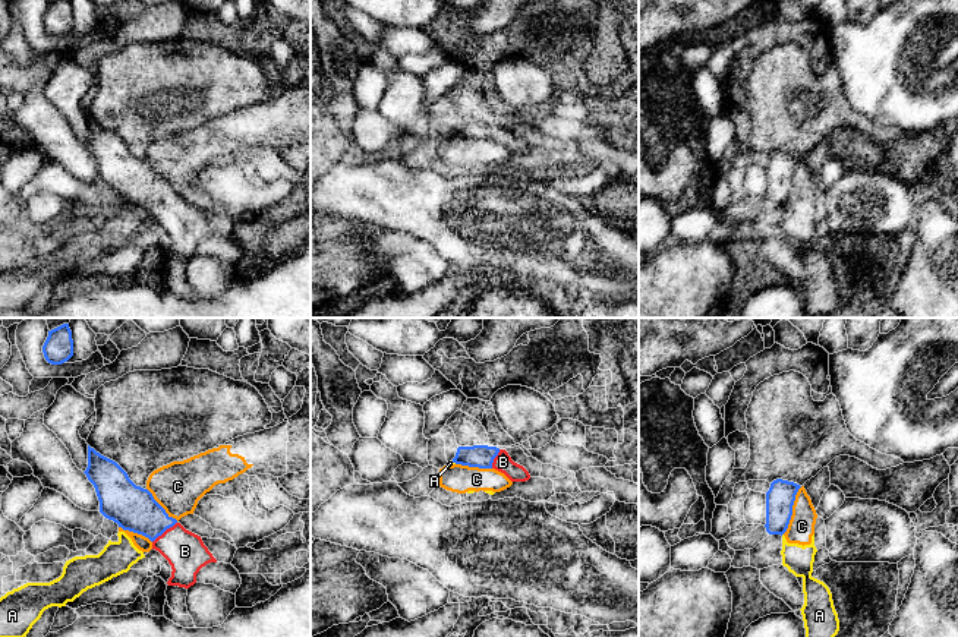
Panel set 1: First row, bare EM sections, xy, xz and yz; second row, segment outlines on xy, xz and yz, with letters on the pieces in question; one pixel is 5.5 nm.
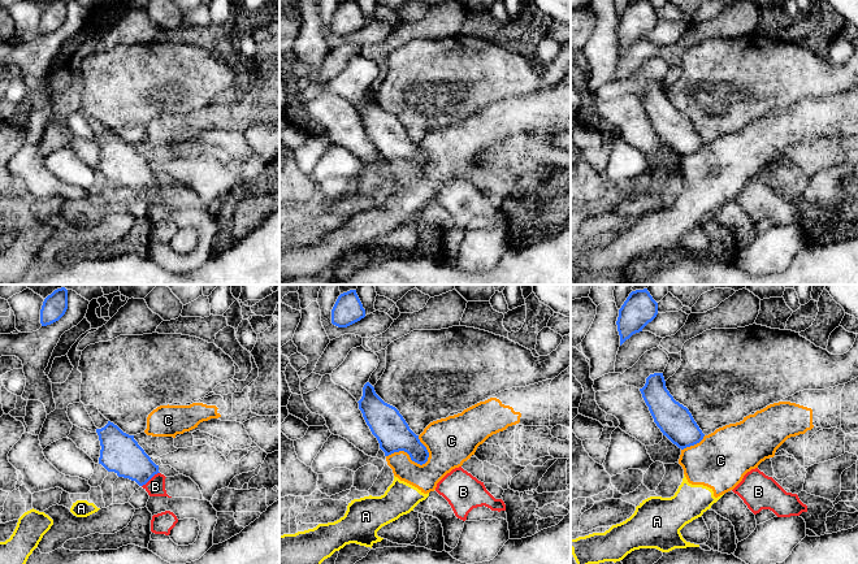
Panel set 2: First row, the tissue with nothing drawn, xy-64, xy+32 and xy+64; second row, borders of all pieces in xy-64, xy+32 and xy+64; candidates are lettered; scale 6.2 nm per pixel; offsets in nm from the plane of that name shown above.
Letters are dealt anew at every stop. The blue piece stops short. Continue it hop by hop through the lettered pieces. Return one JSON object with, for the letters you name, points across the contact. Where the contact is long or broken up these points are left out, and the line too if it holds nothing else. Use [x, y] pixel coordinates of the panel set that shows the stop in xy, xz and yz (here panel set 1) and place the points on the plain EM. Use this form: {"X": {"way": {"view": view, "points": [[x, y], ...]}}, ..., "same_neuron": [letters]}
{"B": {"way": {"view": "xy", "points": [[134, 180], [164, 202], [185, 223]]}}, "same_neuron": ["B"]}

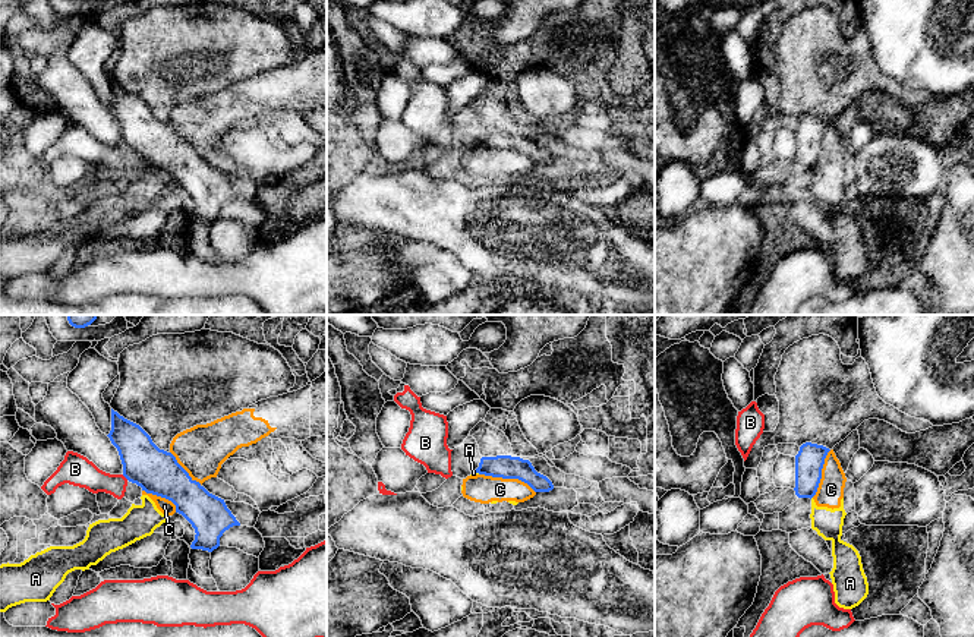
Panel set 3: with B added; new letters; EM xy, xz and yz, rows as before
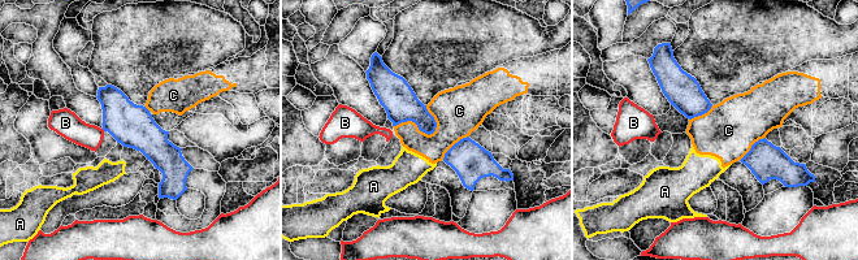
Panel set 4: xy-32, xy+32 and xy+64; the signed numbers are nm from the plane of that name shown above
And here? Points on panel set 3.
{"same_neuron": []}

